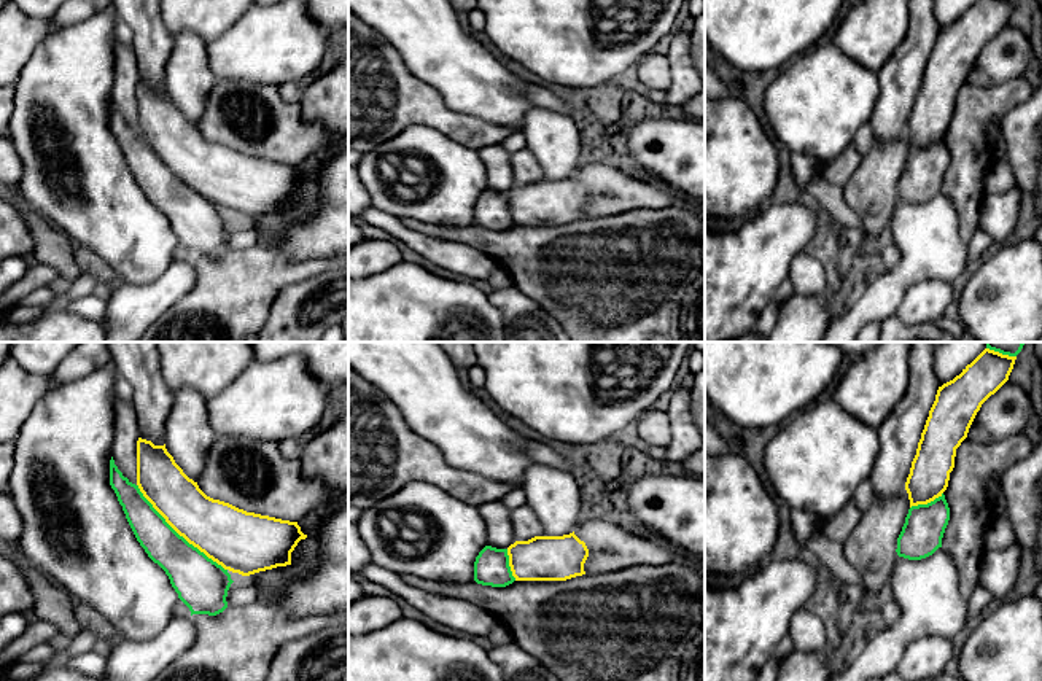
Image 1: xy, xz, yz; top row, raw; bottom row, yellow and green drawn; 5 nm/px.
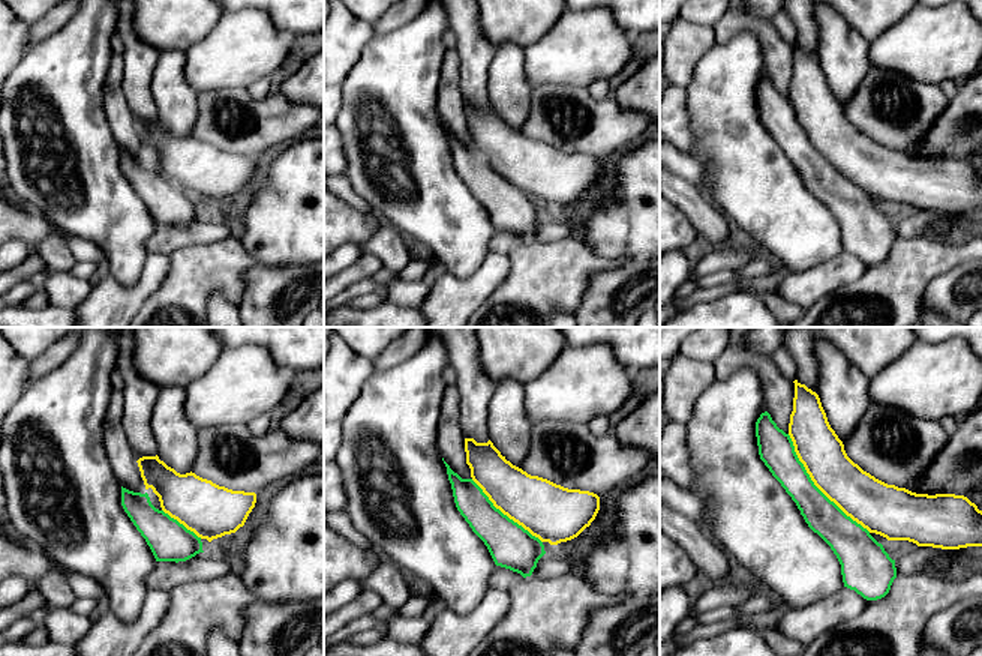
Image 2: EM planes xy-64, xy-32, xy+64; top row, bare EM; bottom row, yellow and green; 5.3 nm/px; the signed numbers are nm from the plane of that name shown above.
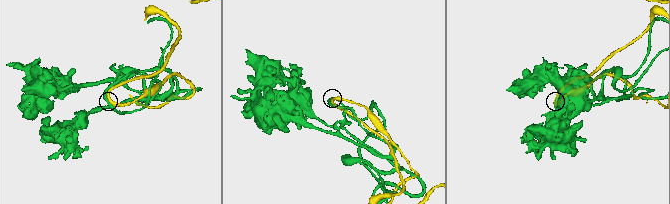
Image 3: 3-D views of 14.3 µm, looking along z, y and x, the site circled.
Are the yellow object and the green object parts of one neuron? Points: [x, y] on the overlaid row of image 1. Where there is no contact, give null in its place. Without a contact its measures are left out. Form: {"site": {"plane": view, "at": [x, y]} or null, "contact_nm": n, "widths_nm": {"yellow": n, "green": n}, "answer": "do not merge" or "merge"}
{"site": {"plane": "xy", "at": [178, 533]}, "contact_nm": 650, "widths_nm": {"yellow": 300, "green": 240}, "answer": "merge"}

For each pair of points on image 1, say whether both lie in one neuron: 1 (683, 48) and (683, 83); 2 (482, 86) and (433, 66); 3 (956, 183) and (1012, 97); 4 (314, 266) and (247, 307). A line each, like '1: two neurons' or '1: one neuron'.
1: one neuron
2: one neuron
3: one neuron
4: one neuron

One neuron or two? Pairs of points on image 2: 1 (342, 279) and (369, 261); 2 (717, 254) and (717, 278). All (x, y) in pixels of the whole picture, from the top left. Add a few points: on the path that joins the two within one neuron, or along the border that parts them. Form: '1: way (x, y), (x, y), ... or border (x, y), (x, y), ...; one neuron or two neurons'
1: way (348, 276), (363, 267); one neuron
2: border (735, 269), (715, 270), (697, 281); two neurons

